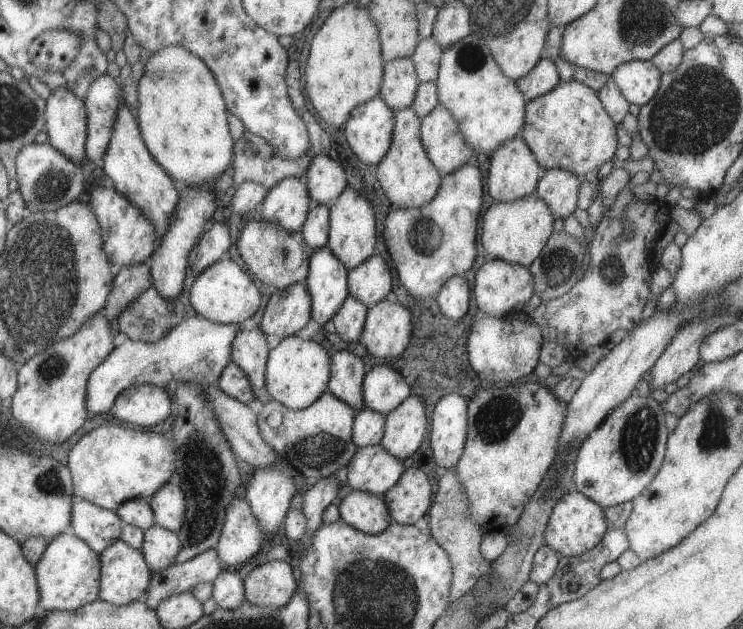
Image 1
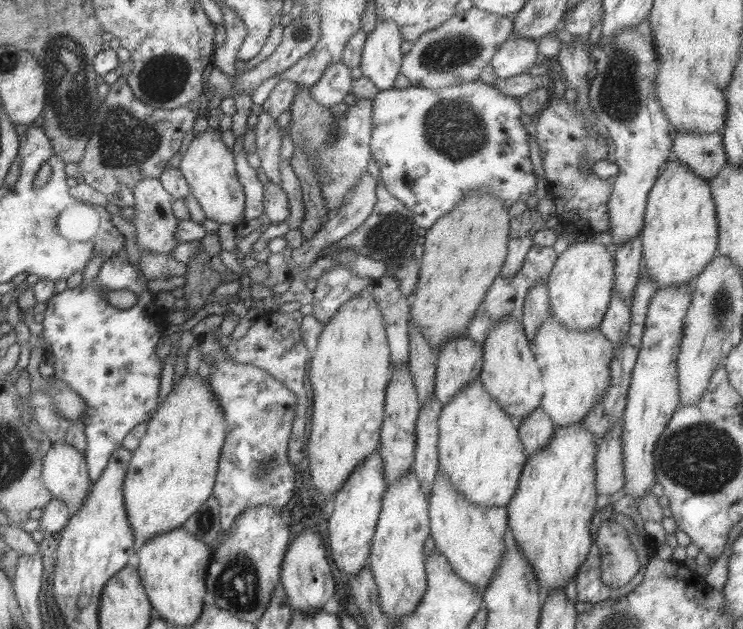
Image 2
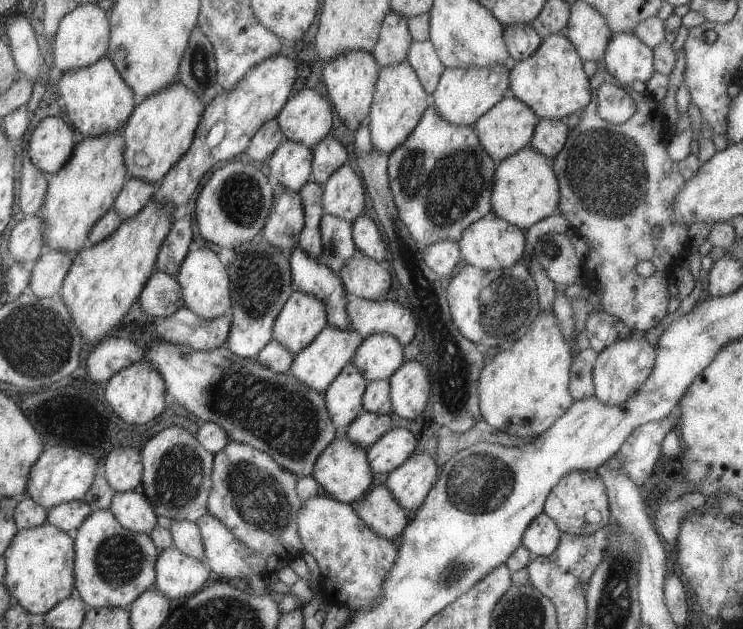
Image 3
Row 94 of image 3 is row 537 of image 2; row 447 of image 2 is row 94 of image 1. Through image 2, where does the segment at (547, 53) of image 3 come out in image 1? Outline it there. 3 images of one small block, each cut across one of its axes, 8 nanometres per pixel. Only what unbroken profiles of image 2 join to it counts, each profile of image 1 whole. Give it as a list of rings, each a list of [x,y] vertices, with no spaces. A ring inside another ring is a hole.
[[[577,80],[560,81],[547,94],[526,101],[522,139],[533,153],[537,164],[544,170],[563,168],[563,170],[569,170],[571,174],[582,179],[587,172],[599,168],[608,160],[612,160],[618,142],[616,134],[615,123],[605,112],[596,92]]]

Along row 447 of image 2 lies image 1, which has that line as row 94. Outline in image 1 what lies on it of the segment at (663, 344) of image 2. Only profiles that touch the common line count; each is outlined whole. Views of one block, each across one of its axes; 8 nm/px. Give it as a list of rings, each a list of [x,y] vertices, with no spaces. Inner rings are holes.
[[[631,60],[619,64],[610,76],[627,102],[640,107],[659,88],[661,73],[649,60]]]

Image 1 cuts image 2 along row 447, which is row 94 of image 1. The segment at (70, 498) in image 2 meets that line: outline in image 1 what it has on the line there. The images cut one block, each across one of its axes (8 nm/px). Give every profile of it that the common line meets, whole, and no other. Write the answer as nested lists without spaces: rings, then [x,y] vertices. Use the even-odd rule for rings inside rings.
[[[55,88],[45,99],[44,117],[43,129],[47,134],[47,142],[71,162],[80,164],[86,157],[84,144],[87,121],[84,100],[65,88]]]

